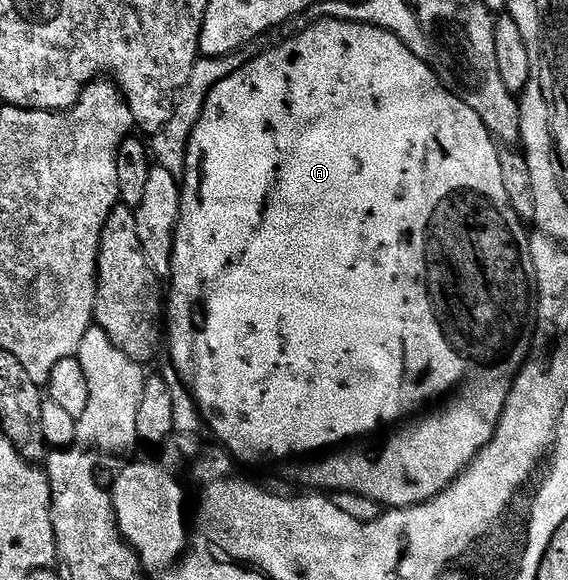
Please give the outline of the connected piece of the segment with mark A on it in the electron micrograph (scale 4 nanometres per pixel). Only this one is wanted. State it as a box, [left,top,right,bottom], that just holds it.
[166,19,538,509]

